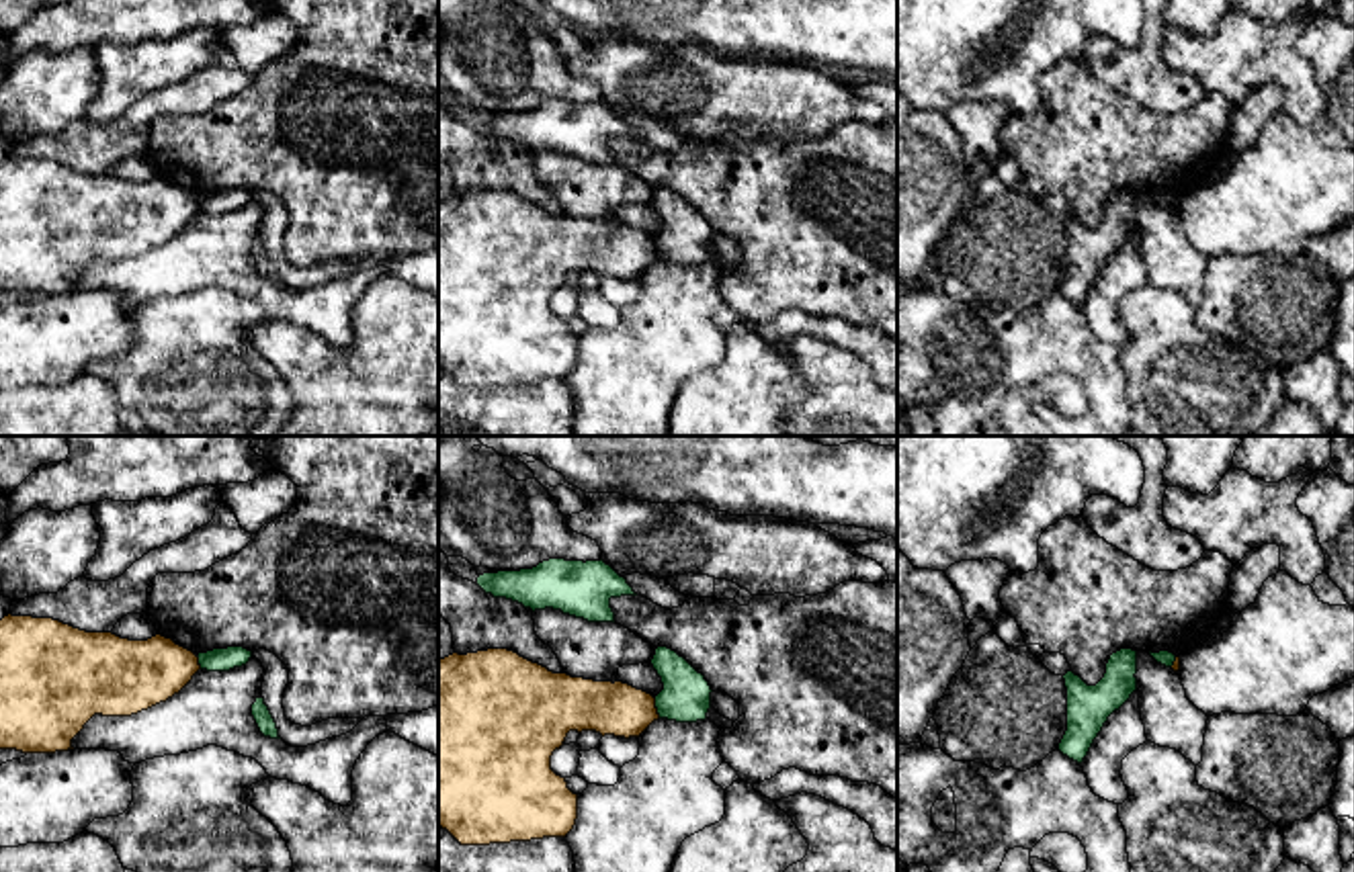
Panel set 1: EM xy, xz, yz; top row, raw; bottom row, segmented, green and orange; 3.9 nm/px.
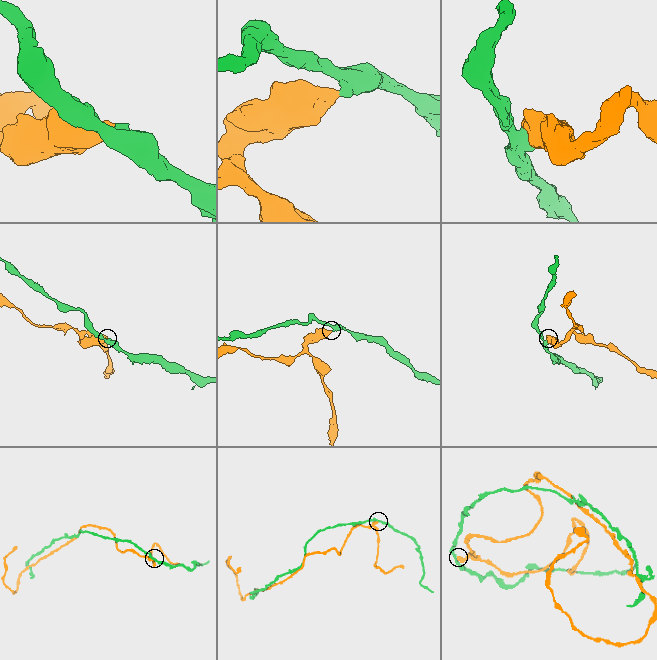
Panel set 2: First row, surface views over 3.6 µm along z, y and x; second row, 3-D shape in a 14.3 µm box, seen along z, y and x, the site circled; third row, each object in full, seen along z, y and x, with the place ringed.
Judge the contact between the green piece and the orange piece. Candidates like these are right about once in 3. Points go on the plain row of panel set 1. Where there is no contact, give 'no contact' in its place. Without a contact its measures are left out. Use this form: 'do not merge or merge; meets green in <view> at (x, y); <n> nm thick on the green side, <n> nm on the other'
do not merge; meets green in xz at (656, 248); 190 nm thick on the green side, 220 nm on the other

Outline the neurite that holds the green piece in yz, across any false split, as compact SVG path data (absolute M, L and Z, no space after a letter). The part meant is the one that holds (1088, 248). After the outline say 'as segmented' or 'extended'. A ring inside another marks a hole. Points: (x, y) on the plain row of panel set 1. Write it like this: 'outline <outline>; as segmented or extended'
outline M1120 190L1110 197L1106 215L1096 227L1080 217L1063 217L1067 229L1067 272L1059 293L1082 305L1108 258L1137 231L1137 192Z; as segmented

